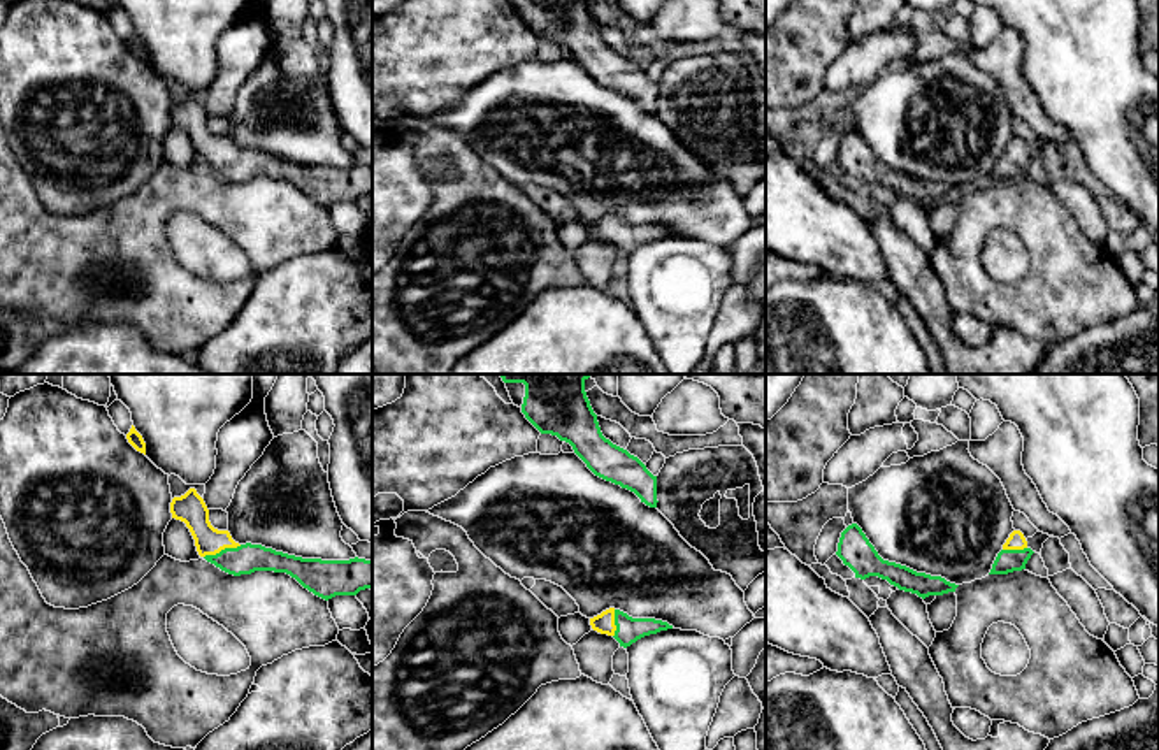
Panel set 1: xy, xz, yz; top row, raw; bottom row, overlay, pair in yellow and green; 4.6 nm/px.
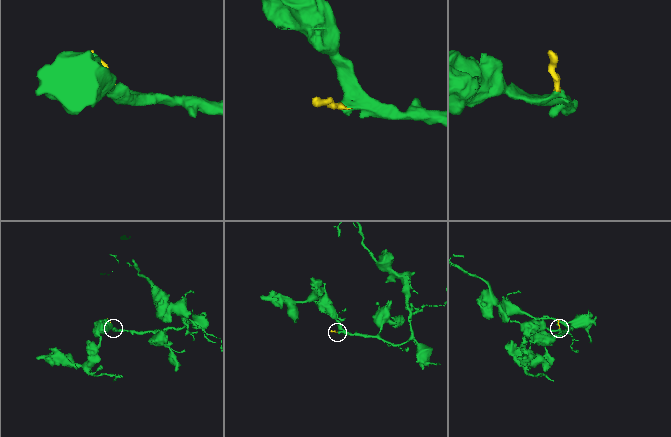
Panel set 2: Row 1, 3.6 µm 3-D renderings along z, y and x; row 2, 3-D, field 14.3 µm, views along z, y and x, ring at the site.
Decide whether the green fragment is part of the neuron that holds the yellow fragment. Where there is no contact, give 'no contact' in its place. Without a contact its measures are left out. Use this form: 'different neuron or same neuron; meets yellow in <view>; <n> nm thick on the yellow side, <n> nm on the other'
same neuron; meets yellow in xy; 140 nm thick on the yellow side, 140 nm on the other

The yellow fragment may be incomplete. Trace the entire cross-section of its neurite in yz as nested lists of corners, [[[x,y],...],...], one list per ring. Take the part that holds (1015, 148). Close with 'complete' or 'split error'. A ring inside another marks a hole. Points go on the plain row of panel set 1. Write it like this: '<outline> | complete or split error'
[[[1013,137],[1003,156],[997,160],[989,181],[1008,181],[1026,176],[1027,167],[1034,158],[1027,153],[1027,148],[1020,137]]] | split error

